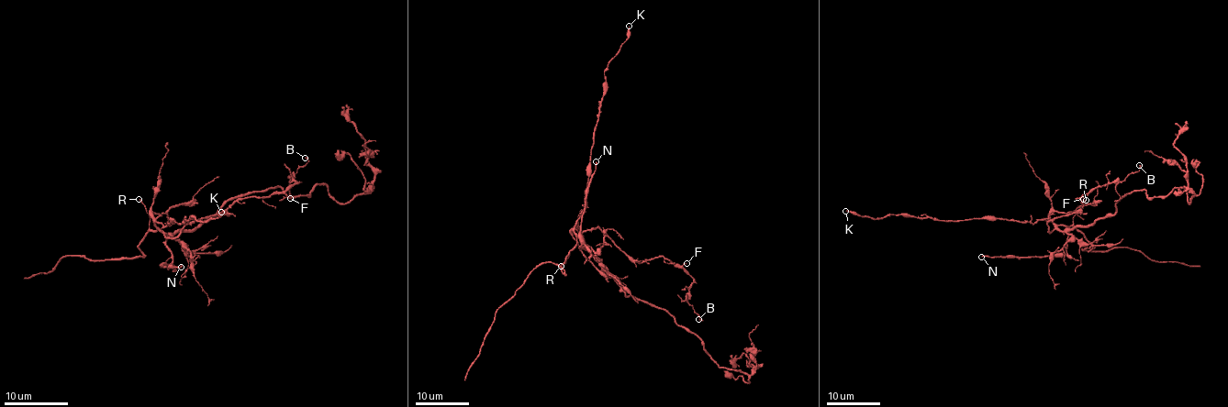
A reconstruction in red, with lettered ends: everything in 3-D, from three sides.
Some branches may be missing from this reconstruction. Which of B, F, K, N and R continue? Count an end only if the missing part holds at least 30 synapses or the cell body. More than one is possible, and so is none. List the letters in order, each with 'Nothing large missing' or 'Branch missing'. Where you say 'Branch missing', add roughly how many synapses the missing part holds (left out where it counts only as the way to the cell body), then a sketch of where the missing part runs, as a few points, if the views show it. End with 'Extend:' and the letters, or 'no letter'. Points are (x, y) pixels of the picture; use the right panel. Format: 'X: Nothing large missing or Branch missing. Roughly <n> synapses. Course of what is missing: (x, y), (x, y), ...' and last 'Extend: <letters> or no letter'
B: Nothing large missing
F: Nothing large missing
K: Nothing large missing
N: Nothing large missing
R: Nothing large missing
Extend: no letter

